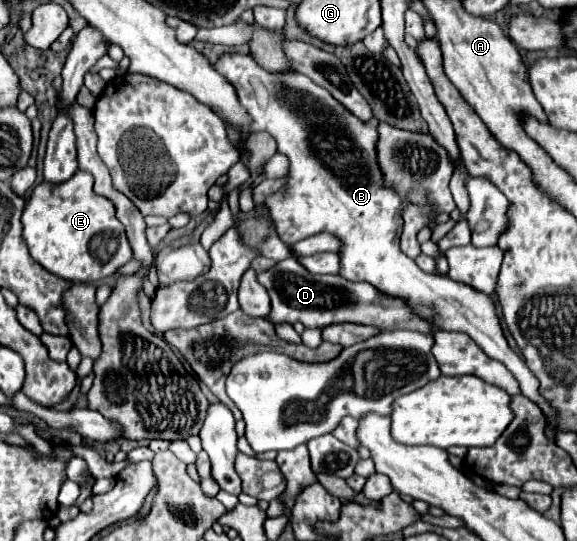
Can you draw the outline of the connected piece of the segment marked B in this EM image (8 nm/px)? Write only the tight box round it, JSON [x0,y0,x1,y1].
[215,54,555,422]

